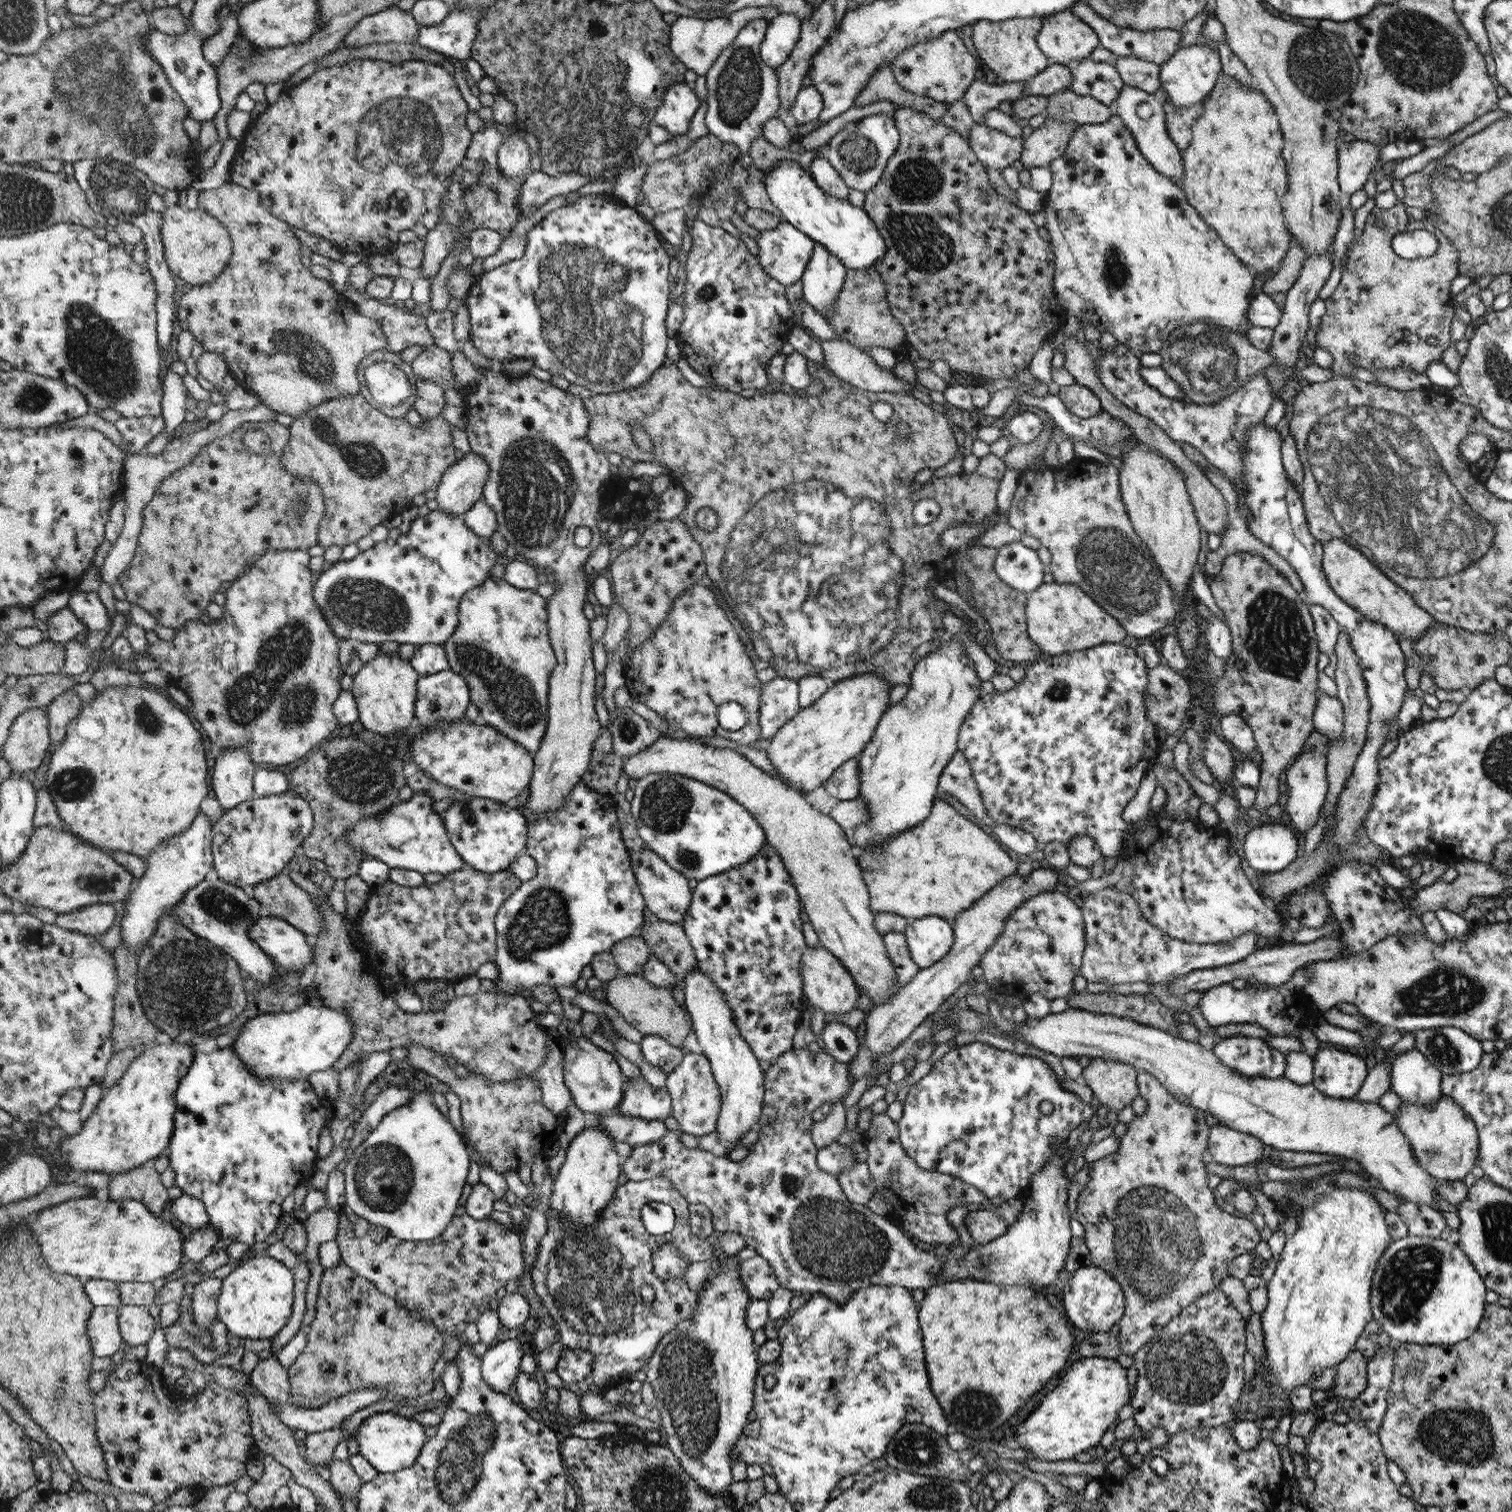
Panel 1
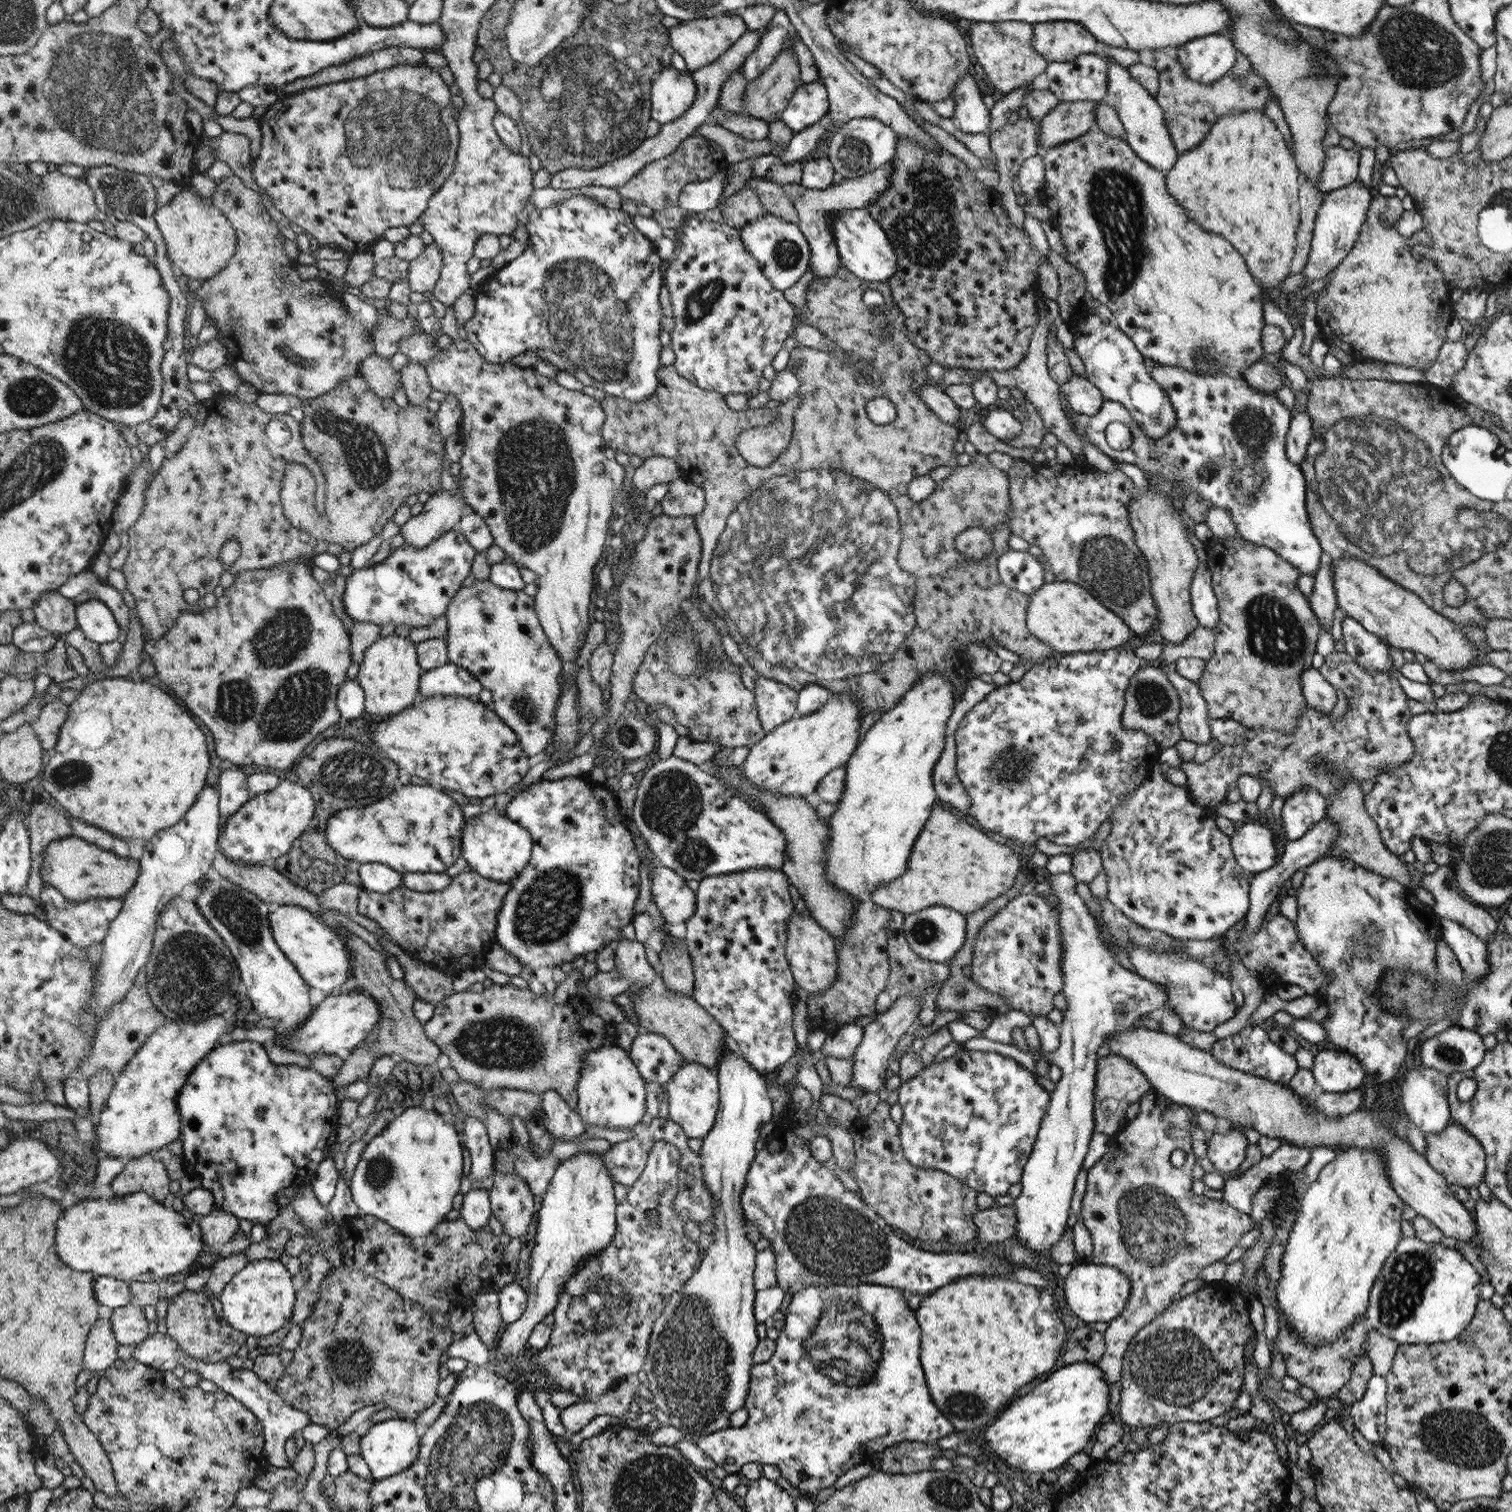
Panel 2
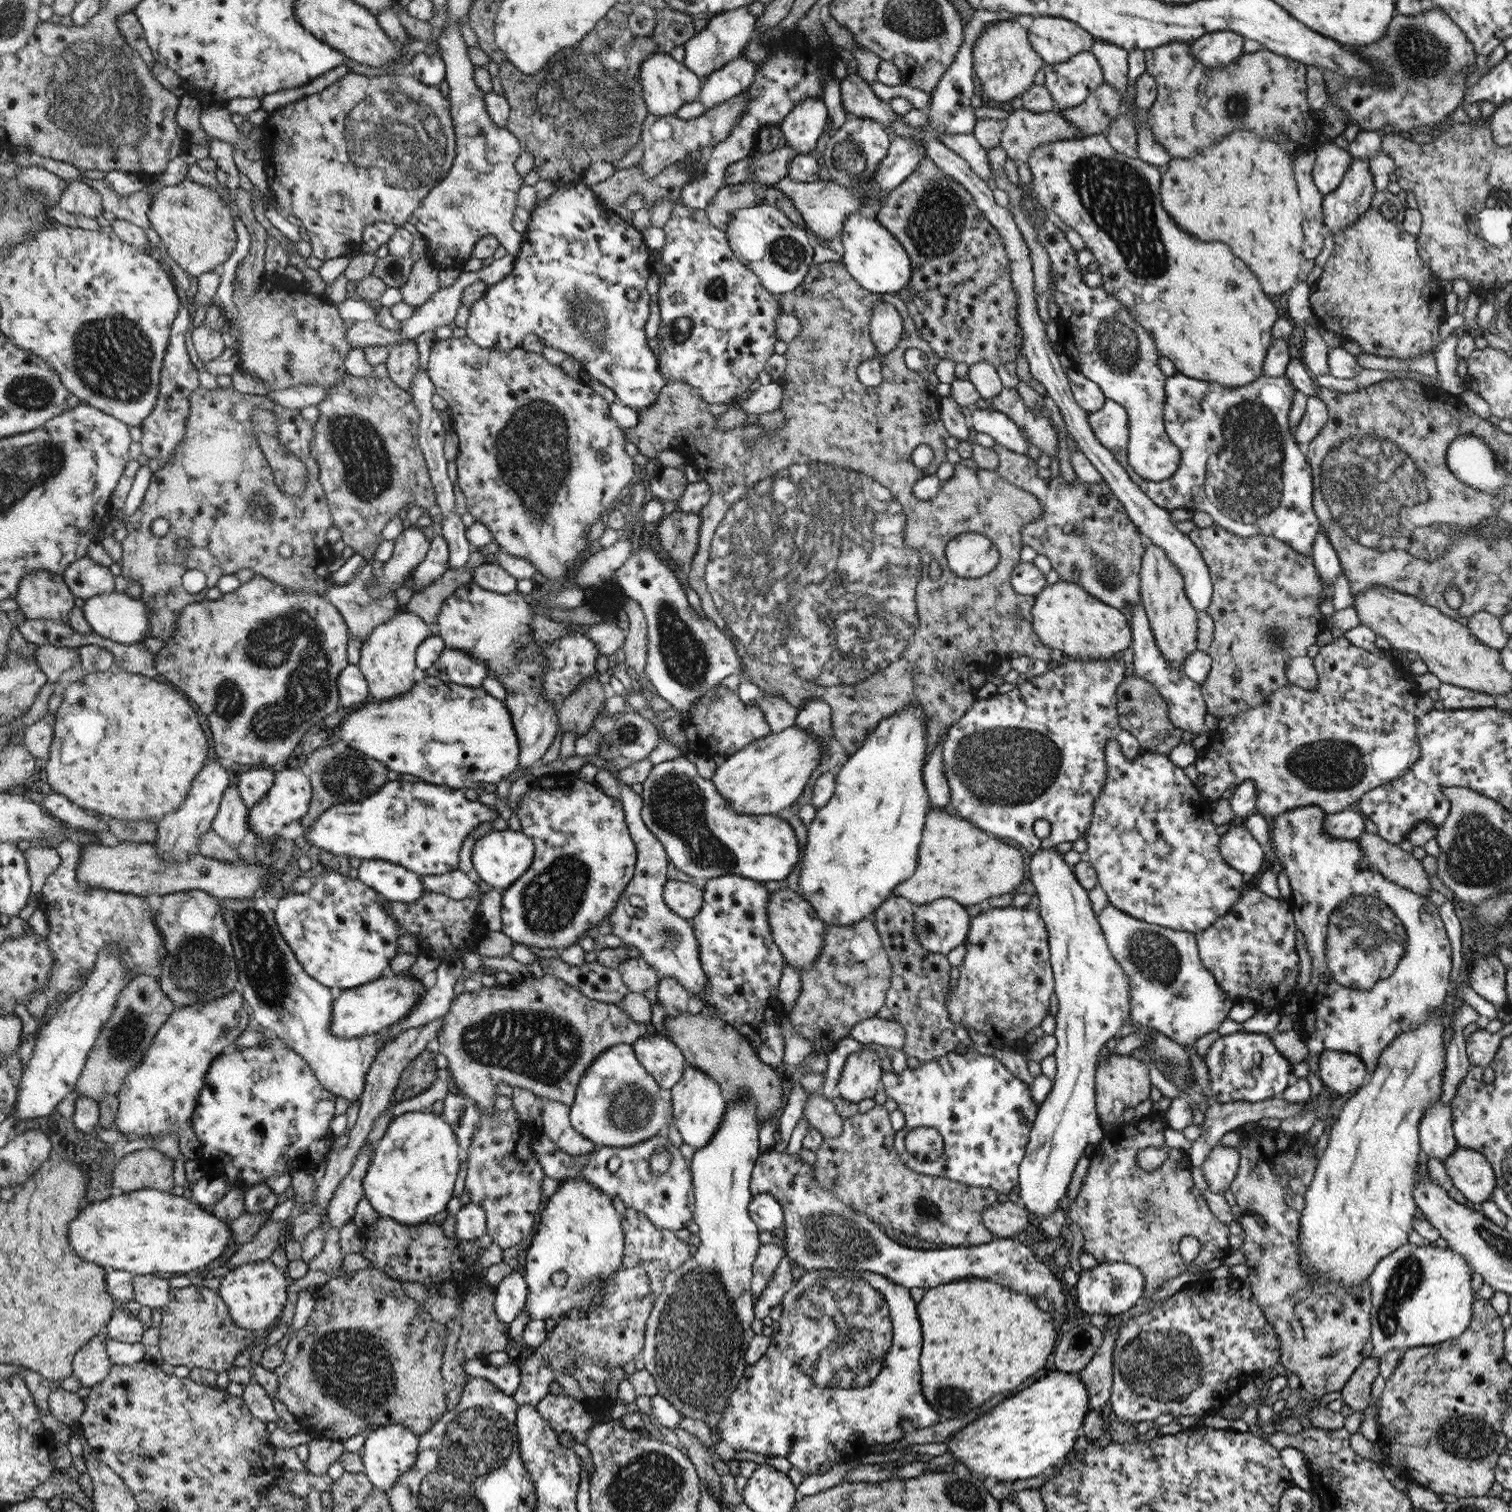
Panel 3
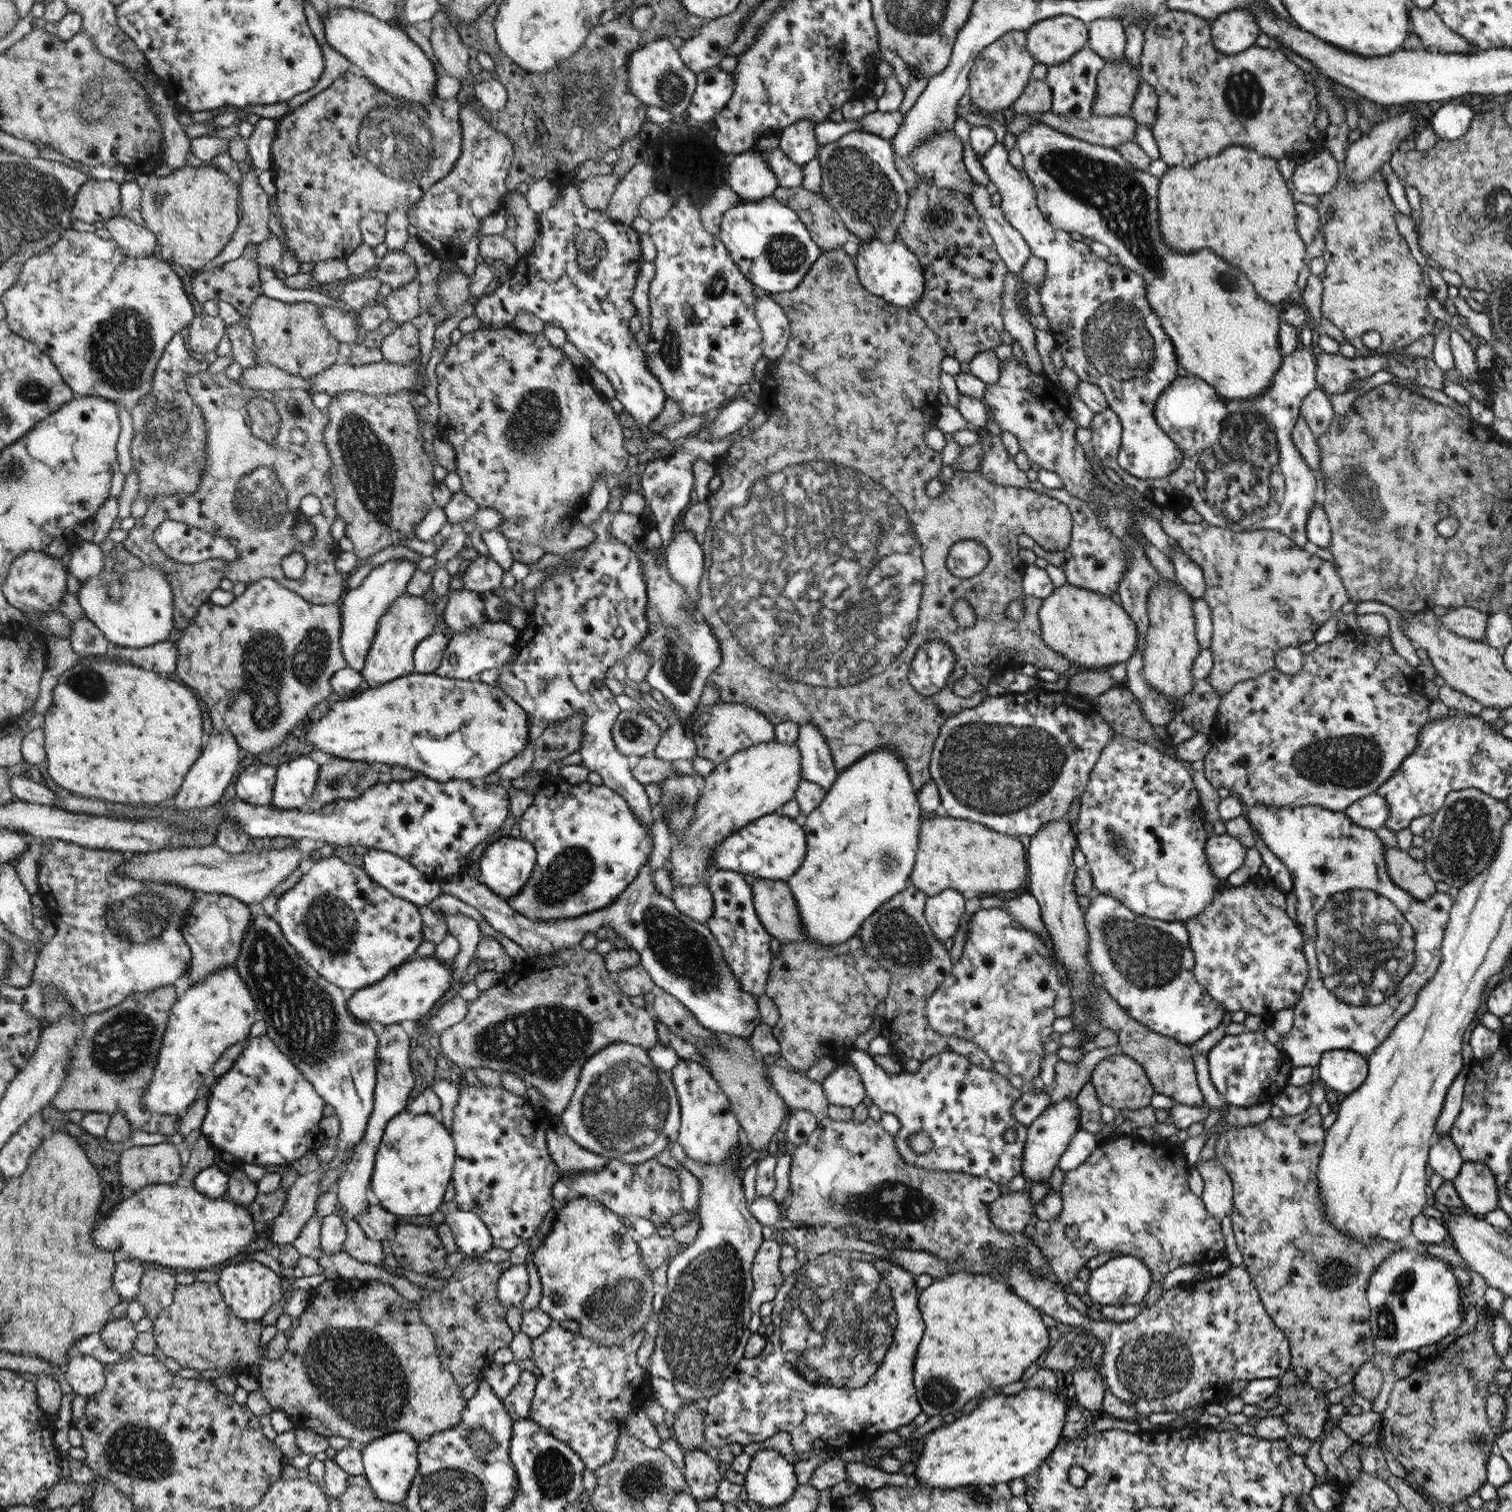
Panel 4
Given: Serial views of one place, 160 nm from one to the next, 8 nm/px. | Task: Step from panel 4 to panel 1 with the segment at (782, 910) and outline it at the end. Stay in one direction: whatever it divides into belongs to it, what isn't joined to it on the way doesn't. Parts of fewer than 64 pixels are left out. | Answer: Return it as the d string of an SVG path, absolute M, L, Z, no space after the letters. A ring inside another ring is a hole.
M818 945L816 949L808 947L803 952L802 976L804 981L804 992L807 993L808 1000L820 1010L828 1014L846 1014L858 1008L860 992L855 985L855 978L851 976L850 970L842 961L829 949Z

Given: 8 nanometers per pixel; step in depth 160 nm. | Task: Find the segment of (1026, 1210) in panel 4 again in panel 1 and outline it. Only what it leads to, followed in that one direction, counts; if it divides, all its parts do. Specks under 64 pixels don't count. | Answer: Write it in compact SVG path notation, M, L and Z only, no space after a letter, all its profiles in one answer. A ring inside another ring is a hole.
M1010 1199L996 1210L971 1208L964 1223L970 1235L978 1245L988 1244L1003 1236L1010 1225L1016 1223L1020 1211L1024 1207L1024 1199Z

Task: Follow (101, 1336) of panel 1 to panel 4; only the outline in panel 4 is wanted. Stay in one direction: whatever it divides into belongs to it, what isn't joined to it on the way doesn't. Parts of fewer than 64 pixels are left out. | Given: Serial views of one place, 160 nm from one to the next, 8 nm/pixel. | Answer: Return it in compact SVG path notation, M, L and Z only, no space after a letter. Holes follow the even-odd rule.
M87 1354L70 1356L65 1376L75 1395L88 1398L98 1394L106 1386L106 1365Z

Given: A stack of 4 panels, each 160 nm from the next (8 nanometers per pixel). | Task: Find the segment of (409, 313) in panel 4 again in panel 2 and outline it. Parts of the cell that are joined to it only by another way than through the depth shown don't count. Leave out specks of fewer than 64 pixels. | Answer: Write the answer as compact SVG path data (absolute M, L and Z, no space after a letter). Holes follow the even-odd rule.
M428 244L419 258L409 264L407 280L410 292L428 294L435 291L436 284L442 278L443 254L436 244Z

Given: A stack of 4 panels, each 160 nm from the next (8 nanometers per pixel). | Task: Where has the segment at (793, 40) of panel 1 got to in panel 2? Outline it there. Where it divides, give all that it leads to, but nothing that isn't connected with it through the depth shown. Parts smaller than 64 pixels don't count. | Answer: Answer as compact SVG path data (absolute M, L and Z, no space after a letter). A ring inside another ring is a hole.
M782 8L775 10L771 25L760 39L758 46L747 56L742 64L746 78L753 81L758 78L766 68L770 67L782 49L782 42L788 34L788 28L792 26L788 14Z

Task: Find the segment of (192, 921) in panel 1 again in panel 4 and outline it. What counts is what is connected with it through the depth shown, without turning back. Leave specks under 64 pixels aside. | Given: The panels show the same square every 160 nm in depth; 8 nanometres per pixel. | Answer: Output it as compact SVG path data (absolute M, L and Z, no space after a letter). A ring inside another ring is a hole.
M266 913L256 914L254 923L247 928L247 934L242 944L242 951L240 951L240 958L236 960L235 968L238 969L241 976L243 976L244 982L247 983L247 987L250 989L251 995L255 999L257 1008L260 1011L260 1017L258 1019L264 1020L267 1026L267 1035L271 1037L271 1039L279 1045L282 1051L295 1063L296 1068L299 1068L300 1072L303 1072L303 1075L311 1081L316 1092L319 1093L324 1100L327 1100L327 1103L330 1104L330 1106L334 1107L335 1114L337 1114L341 1124L340 1133L337 1137L338 1150L336 1156L331 1161L328 1163L322 1162L320 1164L320 1169L327 1172L332 1168L340 1168L340 1165L342 1165L344 1157L346 1156L345 1152L354 1147L355 1144L358 1144L360 1140L366 1136L367 1124L370 1120L371 1112L374 1110L374 1088L376 1088L378 1083L379 1035L374 1031L371 1025L359 1020L358 1017L348 1009L348 1002L350 1000L349 994L340 988L339 985L332 984L327 978L324 978L322 974L318 973L315 968L312 968L311 965L307 963L307 960L304 960L304 957L299 955L299 952L296 952L296 949L287 940L287 937L283 935L283 931L279 927L279 923L275 917L269 917Z

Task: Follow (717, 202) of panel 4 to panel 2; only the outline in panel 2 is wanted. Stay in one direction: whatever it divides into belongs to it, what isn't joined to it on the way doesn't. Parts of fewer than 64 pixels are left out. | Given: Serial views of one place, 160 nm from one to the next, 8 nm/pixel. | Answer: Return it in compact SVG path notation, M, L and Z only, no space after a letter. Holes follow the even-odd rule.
M745 186L736 191L724 201L724 205L719 205L720 216L724 219L724 224L730 228L736 228L739 232L744 229L748 223L766 216L767 209L758 200L758 195Z

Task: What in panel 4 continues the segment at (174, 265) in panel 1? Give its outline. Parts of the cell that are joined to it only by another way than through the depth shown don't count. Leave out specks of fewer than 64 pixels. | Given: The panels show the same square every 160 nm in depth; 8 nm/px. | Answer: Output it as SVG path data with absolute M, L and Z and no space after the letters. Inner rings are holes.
M210 162L202 167L186 164L168 178L148 172L137 174L135 180L142 189L139 209L146 229L156 236L164 260L197 273L206 269L232 241L240 221L240 186L227 174L216 170L215 165Z

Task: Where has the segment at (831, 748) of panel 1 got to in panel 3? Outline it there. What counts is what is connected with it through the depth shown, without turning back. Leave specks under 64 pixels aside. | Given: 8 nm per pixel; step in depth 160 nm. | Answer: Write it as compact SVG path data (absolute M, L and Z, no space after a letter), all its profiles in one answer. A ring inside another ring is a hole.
M790 726L748 744L718 763L711 781L724 800L740 814L774 815L795 804L804 793L812 772L820 766L825 746L816 736L798 726Z

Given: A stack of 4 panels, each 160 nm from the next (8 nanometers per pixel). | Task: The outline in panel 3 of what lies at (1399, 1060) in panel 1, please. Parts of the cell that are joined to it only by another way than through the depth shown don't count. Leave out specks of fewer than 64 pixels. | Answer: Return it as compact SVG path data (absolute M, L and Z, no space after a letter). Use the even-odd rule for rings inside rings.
M1442 1096L1432 1103L1420 1119L1420 1146L1429 1157L1441 1162L1453 1155L1458 1147L1452 1128L1452 1111L1450 1105L1445 1105Z

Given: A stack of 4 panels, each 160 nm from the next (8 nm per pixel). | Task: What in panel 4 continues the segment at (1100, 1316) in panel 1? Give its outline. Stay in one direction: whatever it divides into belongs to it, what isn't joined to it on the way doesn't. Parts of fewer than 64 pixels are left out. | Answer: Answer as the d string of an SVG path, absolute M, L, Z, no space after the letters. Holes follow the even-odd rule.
M1114 1256L1096 1270L1091 1270L1085 1299L1088 1303L1098 1303L1102 1307L1138 1304L1146 1296L1152 1283L1152 1273L1142 1260L1134 1256Z

